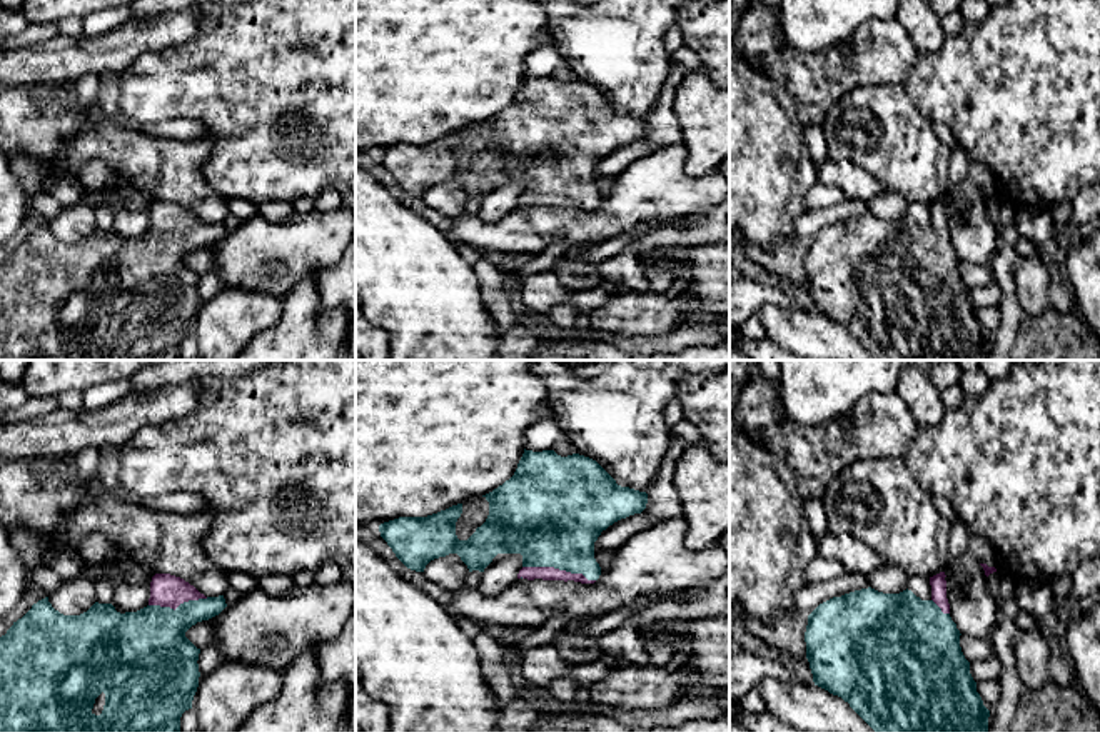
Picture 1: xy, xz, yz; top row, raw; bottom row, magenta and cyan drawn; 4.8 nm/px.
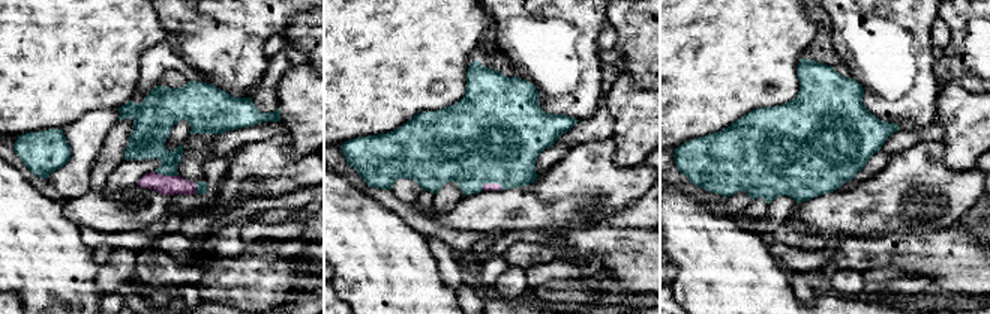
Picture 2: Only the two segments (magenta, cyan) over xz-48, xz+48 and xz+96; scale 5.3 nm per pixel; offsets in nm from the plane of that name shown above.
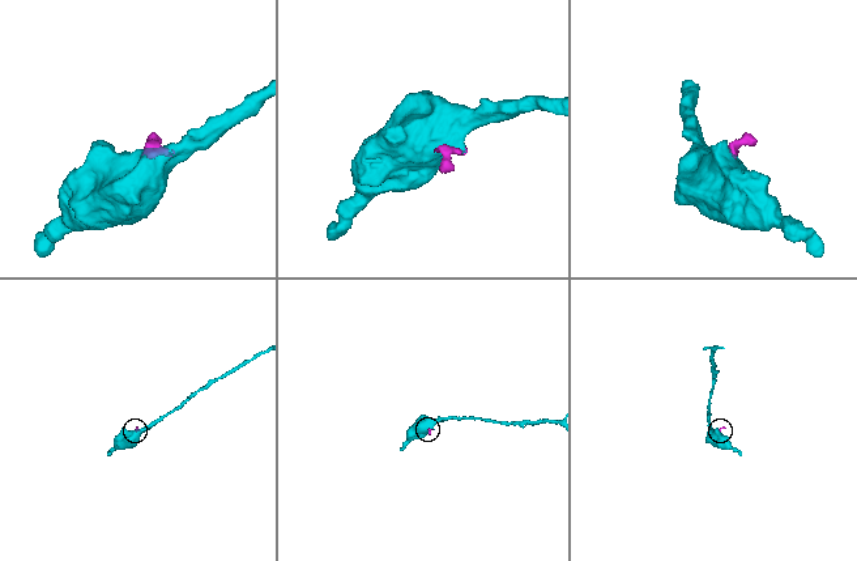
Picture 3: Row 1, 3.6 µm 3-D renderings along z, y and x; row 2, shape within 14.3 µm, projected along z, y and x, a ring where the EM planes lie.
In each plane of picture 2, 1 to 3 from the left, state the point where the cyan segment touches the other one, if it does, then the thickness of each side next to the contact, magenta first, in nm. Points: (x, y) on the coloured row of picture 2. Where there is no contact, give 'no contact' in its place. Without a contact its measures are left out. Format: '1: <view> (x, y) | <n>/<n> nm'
1: xz-48 (167, 176) | 110/190 nm
2: xz+48 (492, 184) | 50/500 nm
3: no contact

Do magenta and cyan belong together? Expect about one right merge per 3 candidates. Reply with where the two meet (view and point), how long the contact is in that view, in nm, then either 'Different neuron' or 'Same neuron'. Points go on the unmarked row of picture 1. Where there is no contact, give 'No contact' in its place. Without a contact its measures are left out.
Touches magenta at xz (558, 195). Shared border 360 nm. Same neuron

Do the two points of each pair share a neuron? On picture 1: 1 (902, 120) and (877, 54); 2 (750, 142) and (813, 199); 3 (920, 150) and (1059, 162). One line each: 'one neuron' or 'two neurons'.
1: two neurons
2: two neurons
3: two neurons

